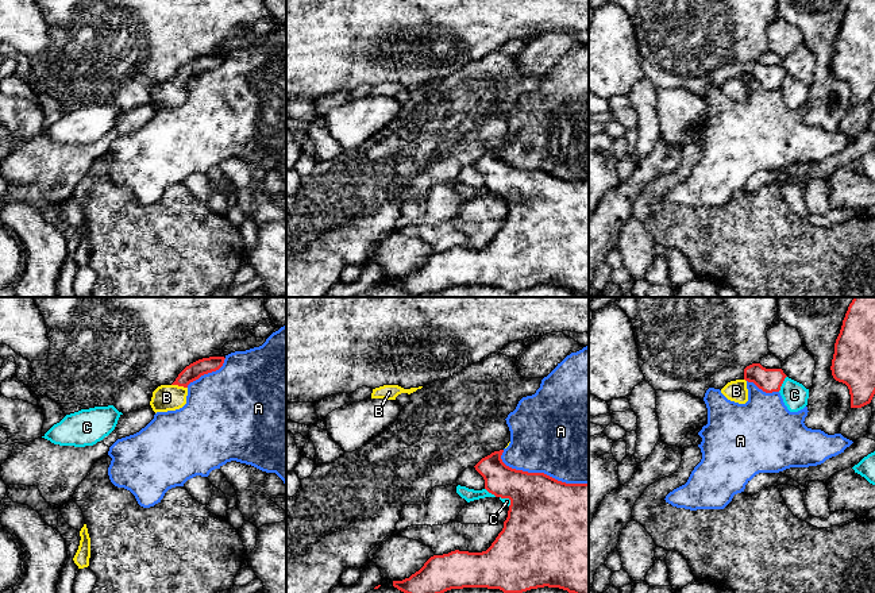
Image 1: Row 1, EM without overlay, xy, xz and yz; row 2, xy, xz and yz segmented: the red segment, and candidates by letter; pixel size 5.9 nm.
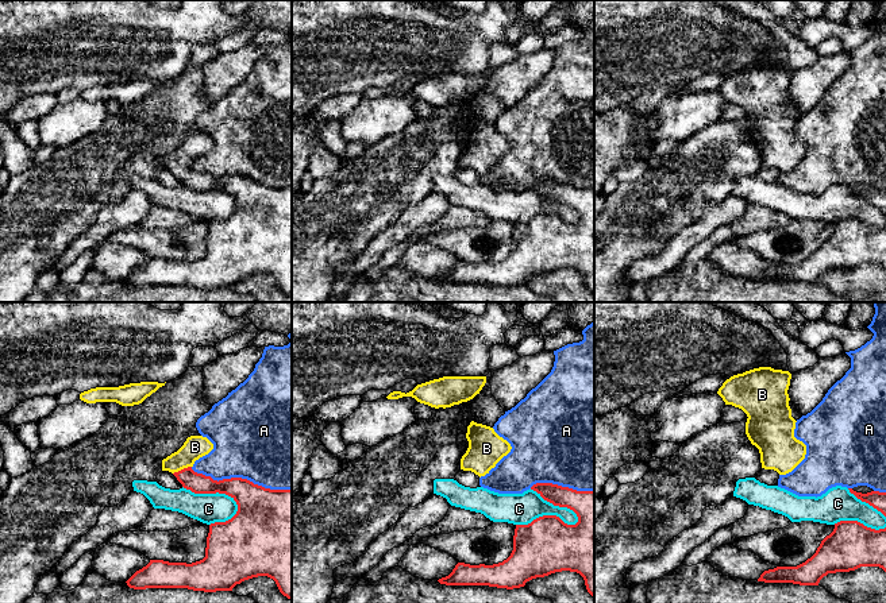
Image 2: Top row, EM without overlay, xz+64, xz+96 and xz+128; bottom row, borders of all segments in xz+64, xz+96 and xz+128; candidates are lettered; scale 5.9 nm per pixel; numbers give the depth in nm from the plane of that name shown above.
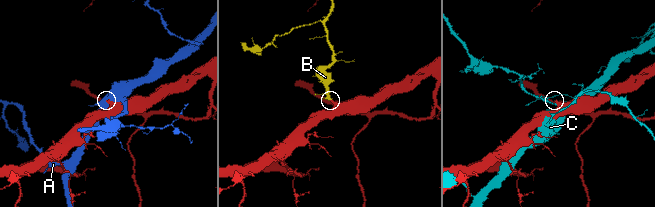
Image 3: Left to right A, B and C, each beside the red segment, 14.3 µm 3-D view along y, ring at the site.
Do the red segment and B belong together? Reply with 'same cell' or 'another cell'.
same cell

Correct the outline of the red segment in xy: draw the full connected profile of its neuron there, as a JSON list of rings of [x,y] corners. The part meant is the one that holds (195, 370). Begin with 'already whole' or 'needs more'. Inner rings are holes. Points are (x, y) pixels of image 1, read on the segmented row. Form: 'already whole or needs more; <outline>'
needs more; [[[224,357],[198,359],[186,366],[171,385],[161,385],[153,392],[150,405],[153,411],[167,412],[182,408],[186,404],[188,385],[201,376],[219,370]]]

